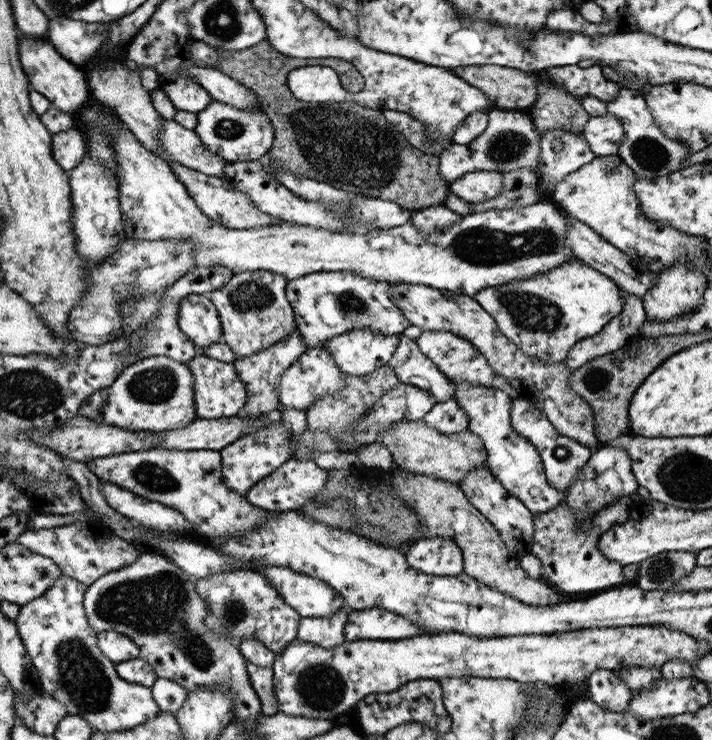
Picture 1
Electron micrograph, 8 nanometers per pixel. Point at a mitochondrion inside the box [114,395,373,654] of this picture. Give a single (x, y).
(152, 476)

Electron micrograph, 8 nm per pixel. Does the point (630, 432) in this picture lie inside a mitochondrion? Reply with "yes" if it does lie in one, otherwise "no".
no

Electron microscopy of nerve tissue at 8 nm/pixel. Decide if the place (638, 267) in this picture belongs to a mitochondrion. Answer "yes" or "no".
no

